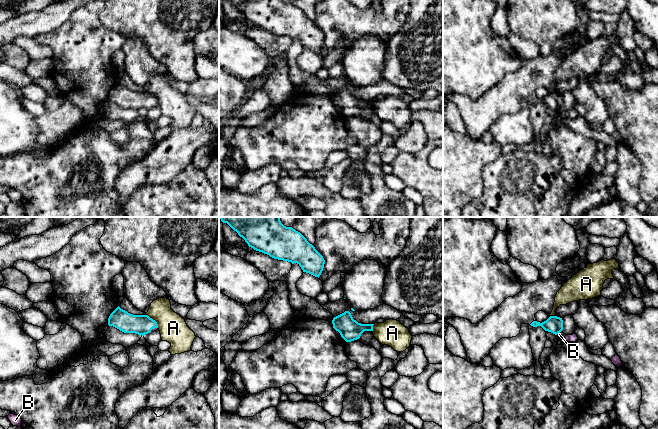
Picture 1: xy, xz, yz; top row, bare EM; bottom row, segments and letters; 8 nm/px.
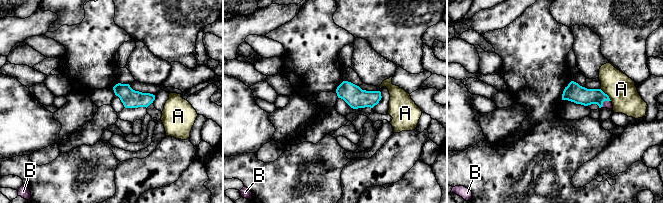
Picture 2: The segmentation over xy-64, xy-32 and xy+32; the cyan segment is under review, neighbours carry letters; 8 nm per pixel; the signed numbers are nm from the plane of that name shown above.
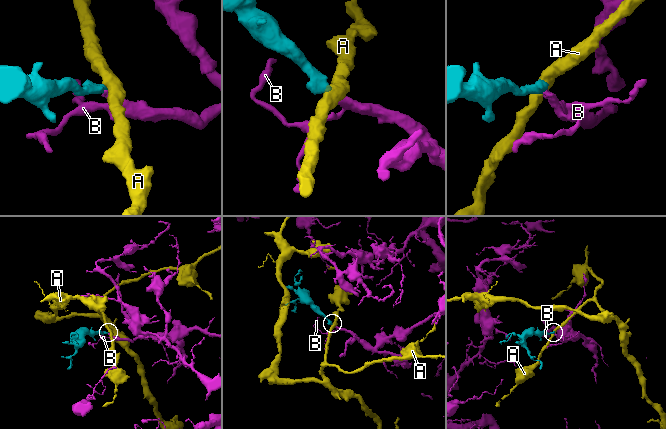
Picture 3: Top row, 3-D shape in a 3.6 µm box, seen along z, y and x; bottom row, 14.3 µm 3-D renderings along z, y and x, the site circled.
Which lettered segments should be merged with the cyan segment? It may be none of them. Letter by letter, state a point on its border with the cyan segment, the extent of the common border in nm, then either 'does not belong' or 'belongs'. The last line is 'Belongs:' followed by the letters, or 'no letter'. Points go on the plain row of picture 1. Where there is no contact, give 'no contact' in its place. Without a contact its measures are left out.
A: xy (154, 96) | 150 nm | does not belong
B: xy (153, 103) | 70 nm | belongs
Belongs: B

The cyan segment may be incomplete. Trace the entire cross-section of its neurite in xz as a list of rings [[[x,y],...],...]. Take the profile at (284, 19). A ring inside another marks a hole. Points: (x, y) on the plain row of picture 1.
[[[228,0],[249,23],[278,36],[297,39],[303,48],[321,51],[325,36],[307,15],[283,0]]]

